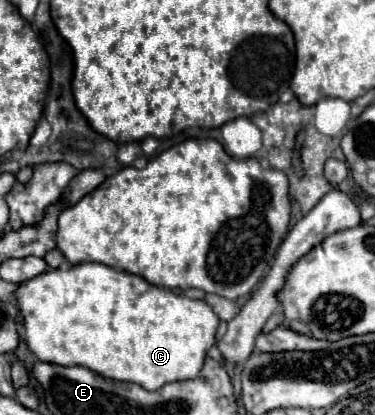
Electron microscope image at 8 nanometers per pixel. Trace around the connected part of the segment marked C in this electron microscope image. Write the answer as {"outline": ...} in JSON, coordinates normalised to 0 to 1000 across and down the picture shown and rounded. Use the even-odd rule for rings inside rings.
{"outline":[[[208,636],[208,641],[187,641],[187,646],[155,646],[155,651],[133,651],[117,655],[64,684],[48,689],[43,699],[43,723],[48,723],[48,742],[69,771],[69,829],[75,839],[96,853],[96,863],[107,872],[128,872],[128,877],[155,877],[155,882],[224,882],[277,911],[299,911],[299,916],[320,916],[320,920],[357,920],[389,940],[421,940],[448,920],[469,920],[469,916],[512,916],[533,901],[544,867],[549,867],[549,848],[576,829],[576,795],[587,781],[587,766],[576,766],[571,747],[560,733],[549,733],[544,723],[512,723],[501,713],[485,708],[464,708],[459,699],[443,694],[421,694],[395,684],[384,670],[363,665],[363,660],[341,660],[341,655],[320,655],[304,651],[283,636]]]}

